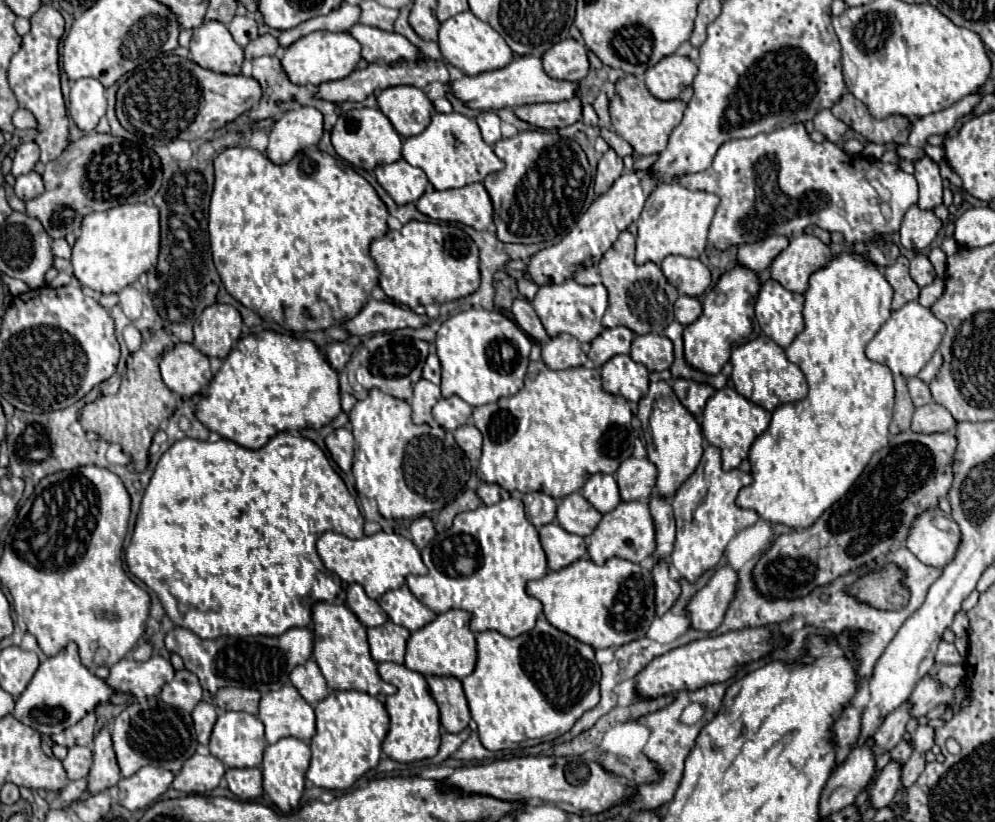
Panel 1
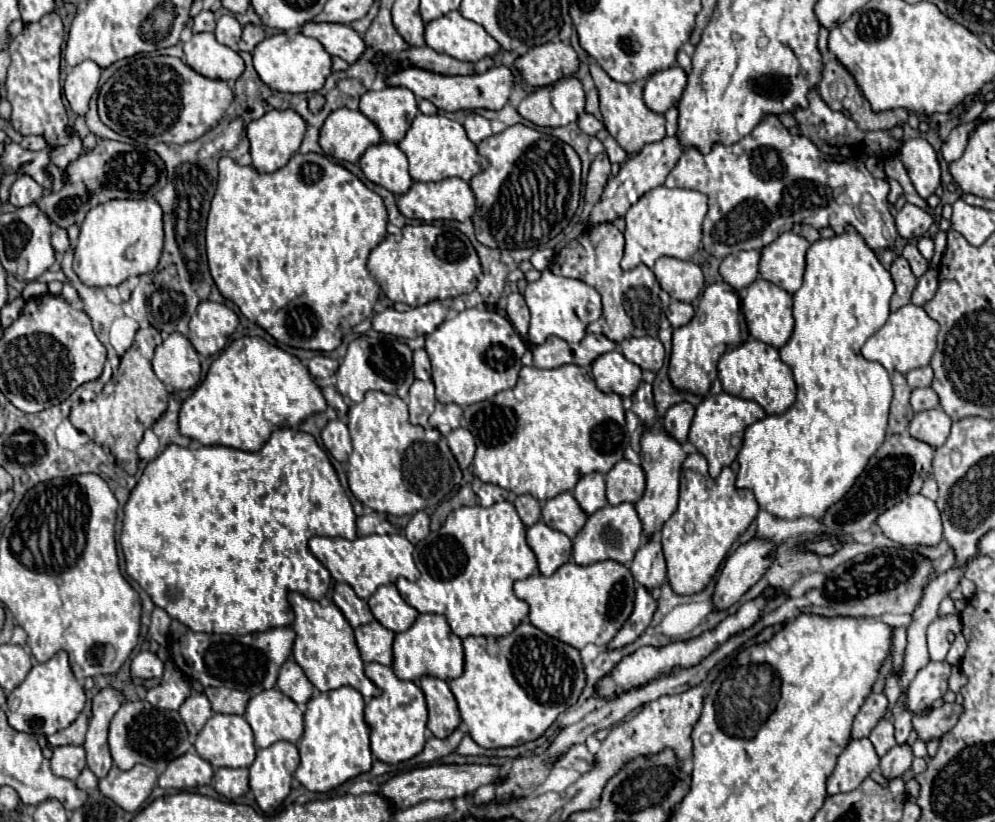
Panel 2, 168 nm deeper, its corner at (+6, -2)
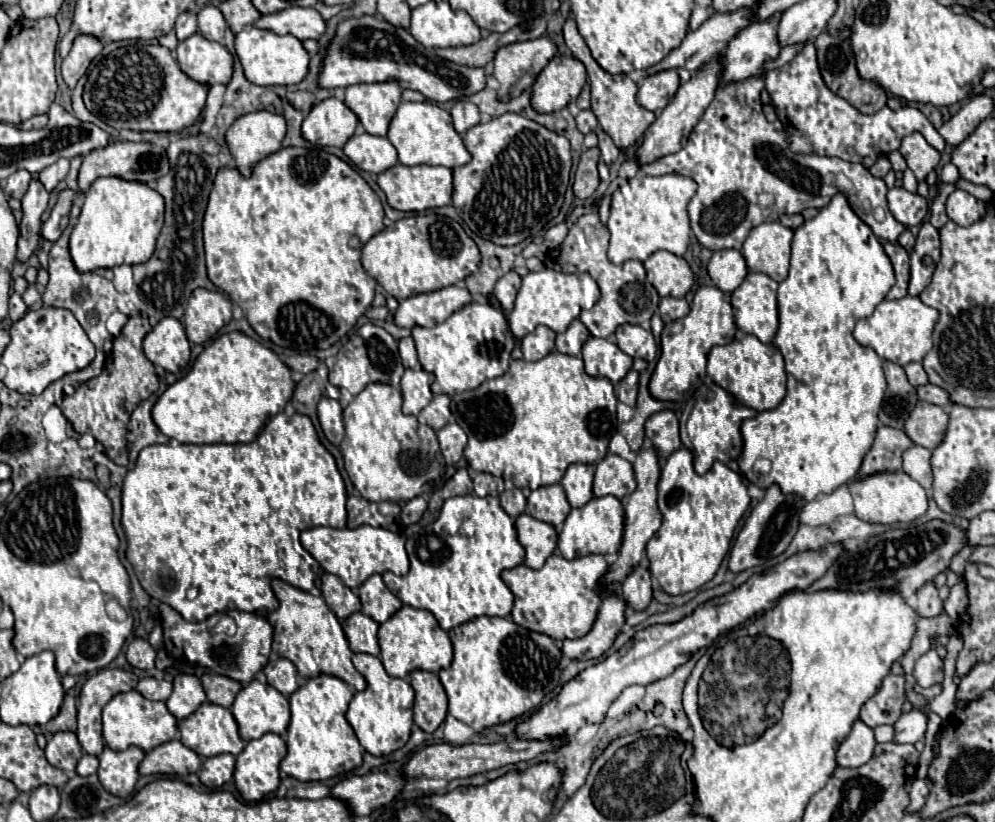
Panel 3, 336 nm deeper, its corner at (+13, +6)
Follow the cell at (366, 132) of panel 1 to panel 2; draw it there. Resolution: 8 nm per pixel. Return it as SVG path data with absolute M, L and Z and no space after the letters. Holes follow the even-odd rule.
M337 108L321 126L319 146L327 156L345 162L359 162L363 152L381 142L379 128L359 110Z

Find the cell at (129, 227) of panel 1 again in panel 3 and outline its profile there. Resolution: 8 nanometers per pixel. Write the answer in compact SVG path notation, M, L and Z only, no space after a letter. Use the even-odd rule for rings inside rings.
M98 178L84 194L84 206L70 236L70 256L80 274L120 264L146 262L164 224L164 200L146 184L118 178Z

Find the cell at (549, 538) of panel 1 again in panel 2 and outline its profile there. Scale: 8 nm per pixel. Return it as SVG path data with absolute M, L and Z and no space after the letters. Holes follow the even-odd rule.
M537 522L527 528L527 544L535 552L539 572L543 576L551 576L559 566L571 560L571 540L563 532L549 528L545 522Z

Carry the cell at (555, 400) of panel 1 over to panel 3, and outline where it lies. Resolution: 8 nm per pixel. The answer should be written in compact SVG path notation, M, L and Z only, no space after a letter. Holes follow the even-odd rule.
M550 352L550 356L538 362L512 360L504 376L486 380L476 390L452 396L450 408L458 426L468 434L464 458L470 468L512 480L516 488L536 490L560 482L570 464L598 464L608 454L612 428L618 428L616 404L618 398L610 380L588 376L580 356Z

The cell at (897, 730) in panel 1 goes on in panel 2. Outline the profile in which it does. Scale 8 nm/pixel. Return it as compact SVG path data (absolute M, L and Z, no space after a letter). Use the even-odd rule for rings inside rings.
M929 662L907 690L909 712L921 712L931 706L937 698L947 692L947 678L951 674L951 664L947 662Z

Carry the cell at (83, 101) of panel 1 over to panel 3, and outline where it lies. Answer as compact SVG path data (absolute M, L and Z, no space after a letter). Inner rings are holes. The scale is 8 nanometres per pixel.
M78 36L74 40L70 54L62 60L62 66L60 66L62 78L70 90L86 74L90 62L100 54L100 50L102 50L102 42L94 40L94 36Z

